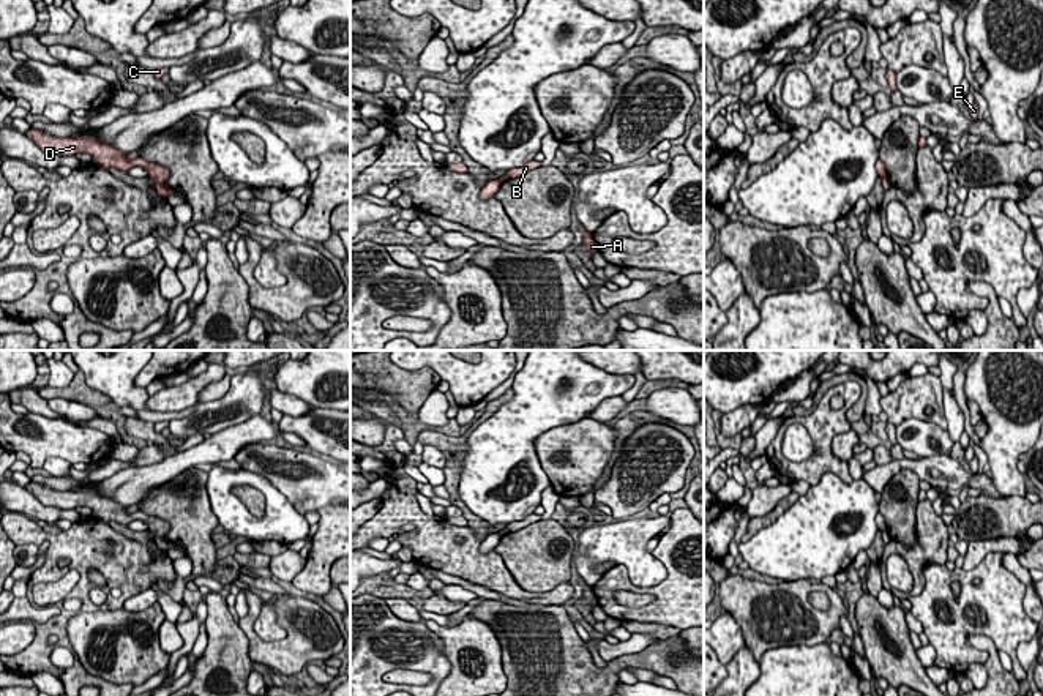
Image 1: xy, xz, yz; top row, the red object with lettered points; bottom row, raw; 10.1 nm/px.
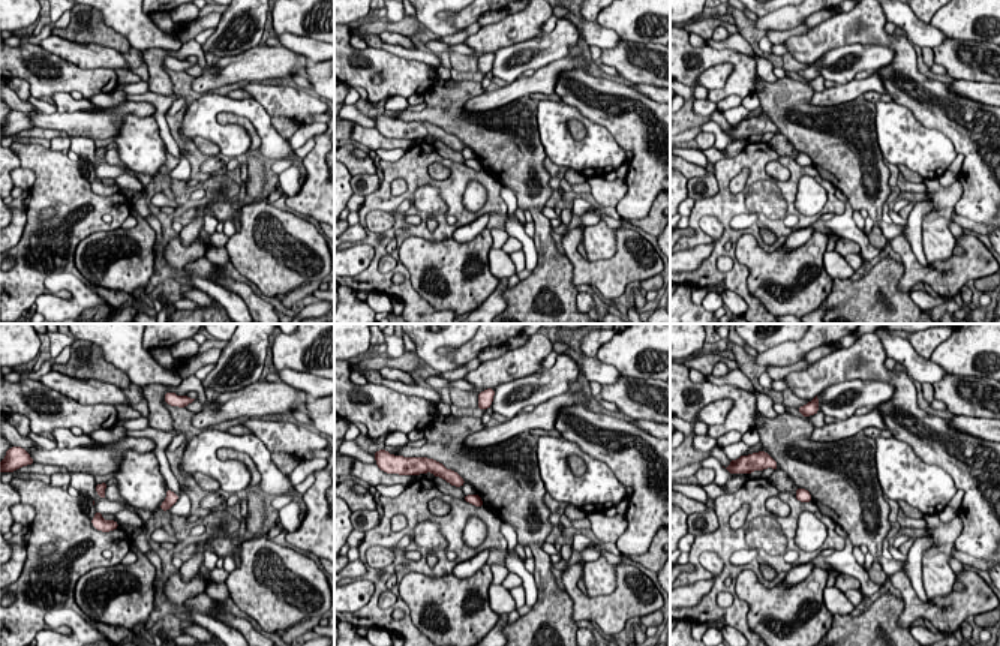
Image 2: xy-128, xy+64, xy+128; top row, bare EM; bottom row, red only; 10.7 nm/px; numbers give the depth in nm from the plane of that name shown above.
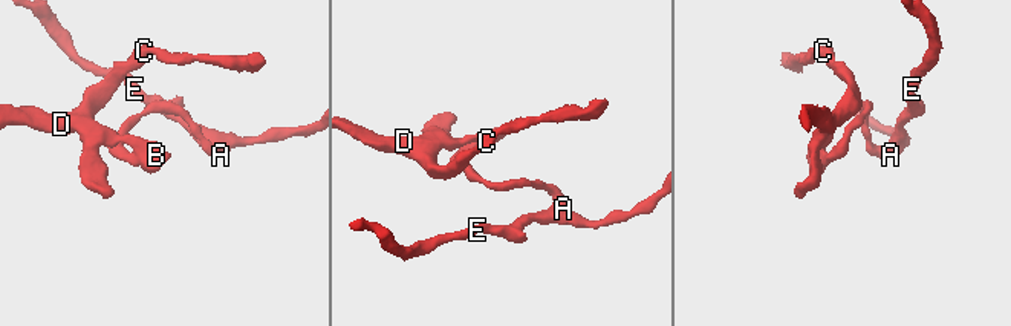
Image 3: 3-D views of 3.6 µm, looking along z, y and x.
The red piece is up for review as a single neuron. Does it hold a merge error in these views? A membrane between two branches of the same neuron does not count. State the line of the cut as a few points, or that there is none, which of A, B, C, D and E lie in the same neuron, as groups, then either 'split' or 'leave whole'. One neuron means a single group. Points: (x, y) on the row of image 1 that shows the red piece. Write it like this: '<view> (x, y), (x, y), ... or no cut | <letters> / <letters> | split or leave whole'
xy (150, 177), (155, 187) | A E / B C D | split

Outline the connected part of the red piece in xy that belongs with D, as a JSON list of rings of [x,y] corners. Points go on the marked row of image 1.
[[[30,129],[25,136],[32,139],[43,152],[57,153],[62,156],[88,153],[93,158],[93,163],[106,170],[115,167],[128,172],[133,166],[145,167],[148,170],[148,177],[155,181],[155,189],[159,196],[167,199],[174,194],[174,191],[166,185],[169,169],[148,163],[144,158],[129,159],[126,156],[128,153],[99,142],[95,137],[57,137],[38,129]]]

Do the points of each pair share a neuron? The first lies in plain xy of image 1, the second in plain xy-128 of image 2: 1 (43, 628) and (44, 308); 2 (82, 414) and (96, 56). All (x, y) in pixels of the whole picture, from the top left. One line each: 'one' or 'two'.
1: two
2: one

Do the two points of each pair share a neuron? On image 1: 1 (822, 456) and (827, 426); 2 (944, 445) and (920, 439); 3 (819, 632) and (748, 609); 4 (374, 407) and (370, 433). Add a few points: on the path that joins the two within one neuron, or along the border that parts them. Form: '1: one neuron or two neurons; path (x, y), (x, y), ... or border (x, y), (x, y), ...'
1: one neuron; path (822, 449), (822, 434)
2: one neuron; path (938, 441), (927, 439)
3: one neuron; path (802, 624), (781, 614), (766, 613)
4: one neuron; path (377, 414), (376, 426)

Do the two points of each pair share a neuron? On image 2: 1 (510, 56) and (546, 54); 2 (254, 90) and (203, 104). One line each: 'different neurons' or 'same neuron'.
1: same neuron
2: different neurons

